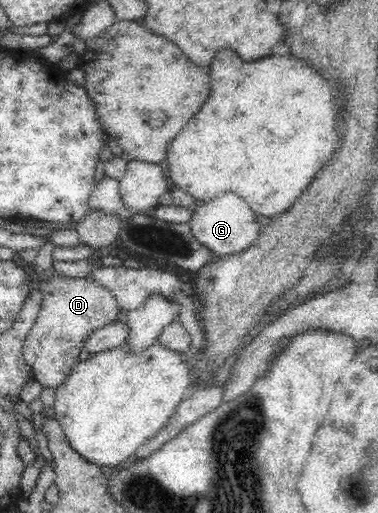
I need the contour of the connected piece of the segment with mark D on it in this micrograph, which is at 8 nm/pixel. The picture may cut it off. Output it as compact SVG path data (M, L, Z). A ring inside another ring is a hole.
M55 275L55 278L41 283L41 295L45 296L45 302L25 340L24 359L32 370L33 379L38 380L43 387L56 389L67 378L69 370L80 362L77 355L89 337L88 333L105 324L115 323L122 318L122 314L107 289L95 282L90 284L84 278L69 280Z

